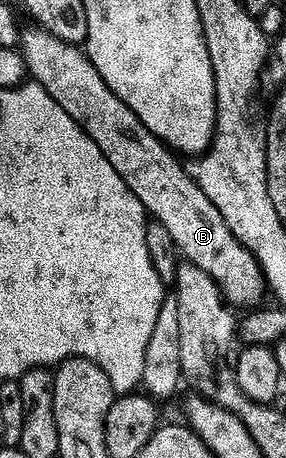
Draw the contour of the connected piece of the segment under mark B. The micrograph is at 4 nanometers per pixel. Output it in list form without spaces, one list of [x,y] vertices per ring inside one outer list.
[[[30,27],[27,33],[25,30],[21,34],[20,52],[27,74],[38,81],[64,111],[68,111],[71,119],[94,140],[96,147],[104,151],[104,159],[116,167],[116,175],[120,175],[132,195],[140,199],[147,214],[168,227],[175,250],[179,254],[182,252],[185,260],[209,273],[231,306],[257,306],[262,292],[265,294],[268,289],[258,260],[235,239],[228,223],[224,223],[212,199],[200,191],[187,166],[185,169],[168,146],[152,135],[152,131],[148,131],[148,127],[144,127],[144,123],[140,123],[132,110],[112,92],[108,83],[100,79],[100,71],[92,67],[85,48],[70,45],[41,27]]]

